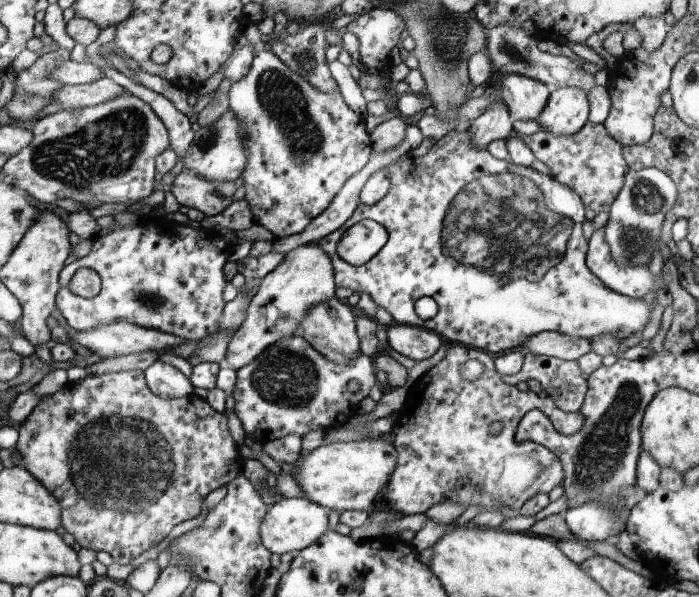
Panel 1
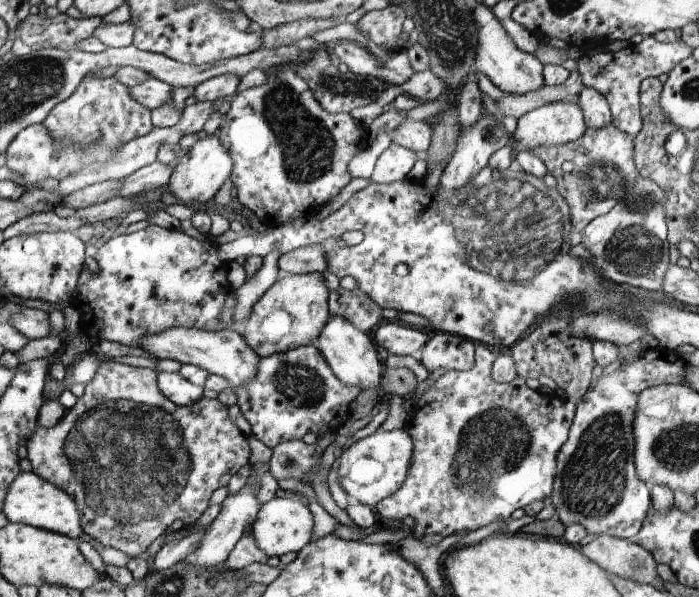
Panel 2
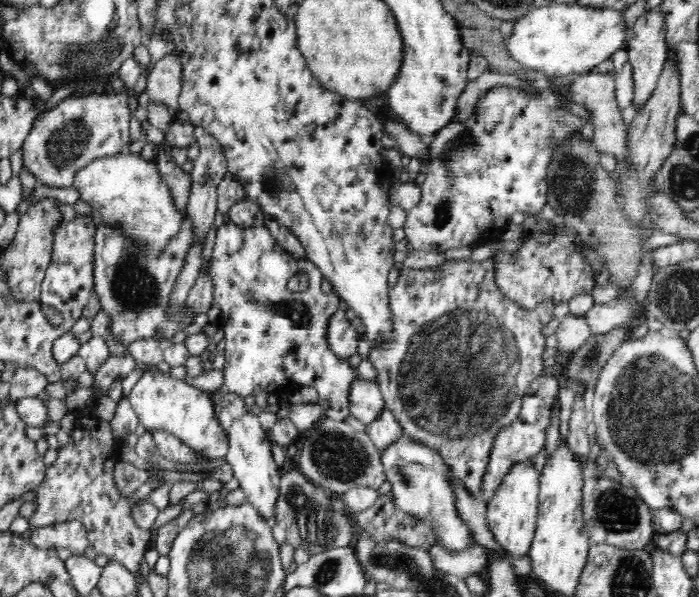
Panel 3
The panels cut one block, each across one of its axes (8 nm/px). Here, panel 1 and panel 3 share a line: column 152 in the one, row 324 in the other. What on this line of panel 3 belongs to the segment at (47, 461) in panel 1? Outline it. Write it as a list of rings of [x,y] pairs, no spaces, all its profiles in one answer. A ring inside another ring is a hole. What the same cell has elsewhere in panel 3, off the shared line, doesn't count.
[[[460,259],[446,261],[446,264],[432,269],[409,269],[404,268],[402,274],[394,287],[388,290],[389,312],[391,314],[391,329],[379,343],[370,346],[368,360],[374,365],[377,372],[376,381],[383,394],[385,404],[392,411],[394,417],[403,430],[403,436],[412,439],[414,442],[424,443],[429,448],[435,449],[439,456],[448,464],[456,479],[461,480],[470,497],[479,499],[483,494],[483,478],[486,474],[488,462],[491,460],[492,451],[495,449],[495,442],[500,430],[504,430],[516,417],[519,416],[520,407],[523,405],[523,398],[528,393],[528,388],[544,376],[548,370],[542,366],[542,352],[544,352],[545,338],[542,335],[542,328],[552,320],[554,312],[554,301],[551,297],[542,299],[535,307],[522,307],[514,303],[502,291],[502,287],[496,281],[496,263],[491,259],[484,259],[480,262],[468,262]]]

